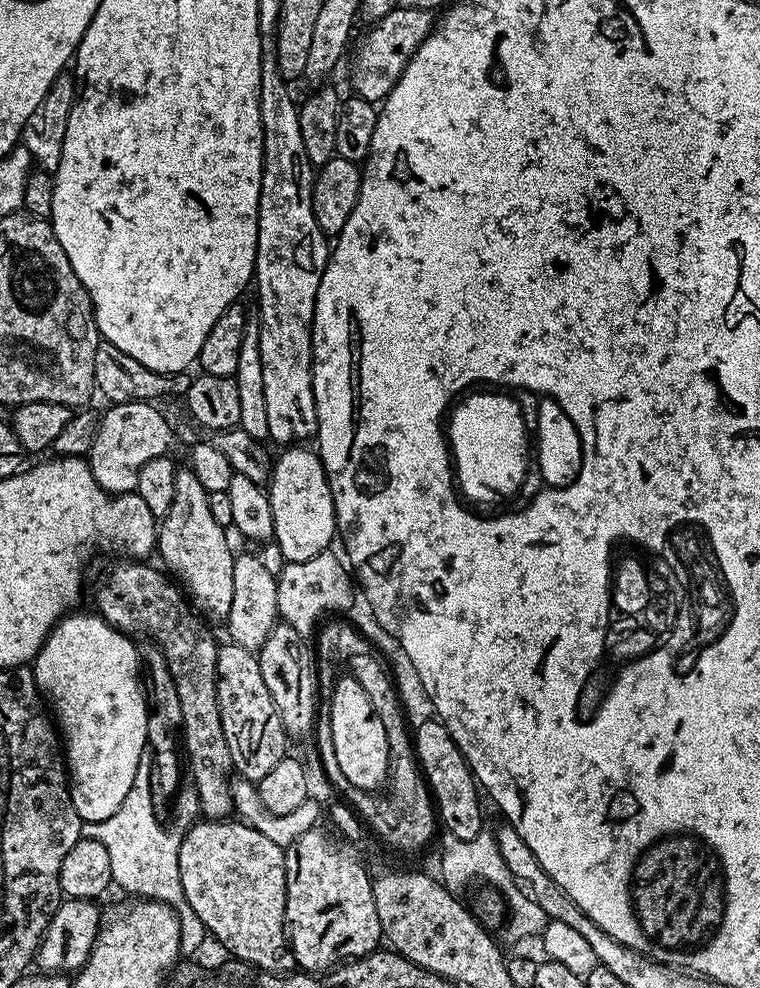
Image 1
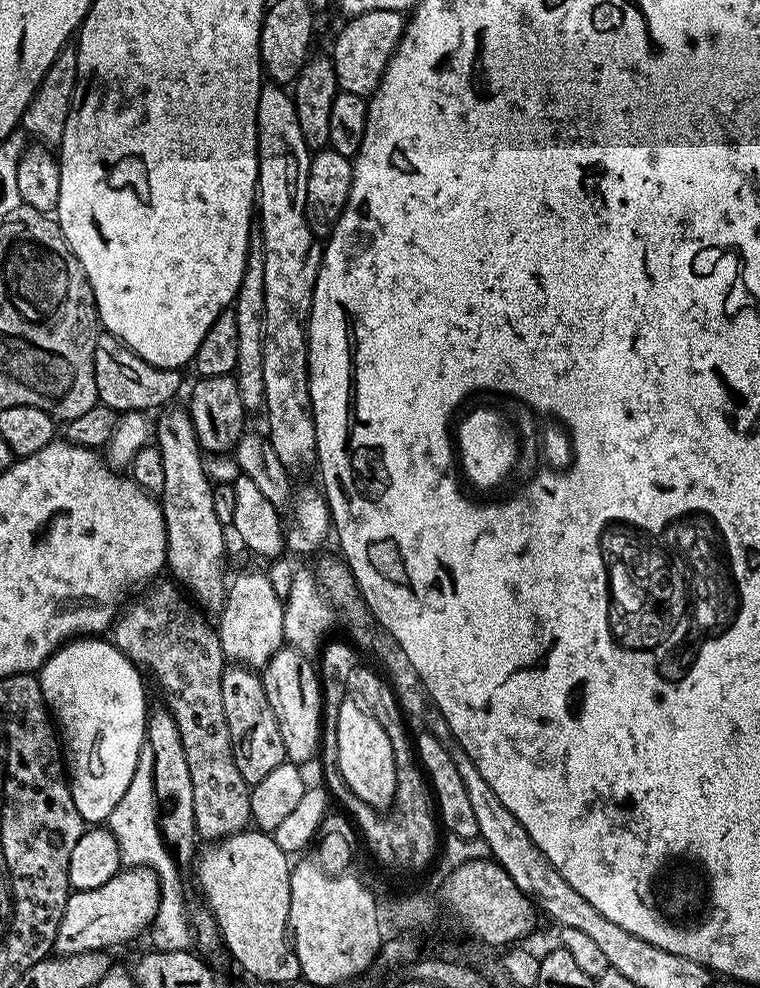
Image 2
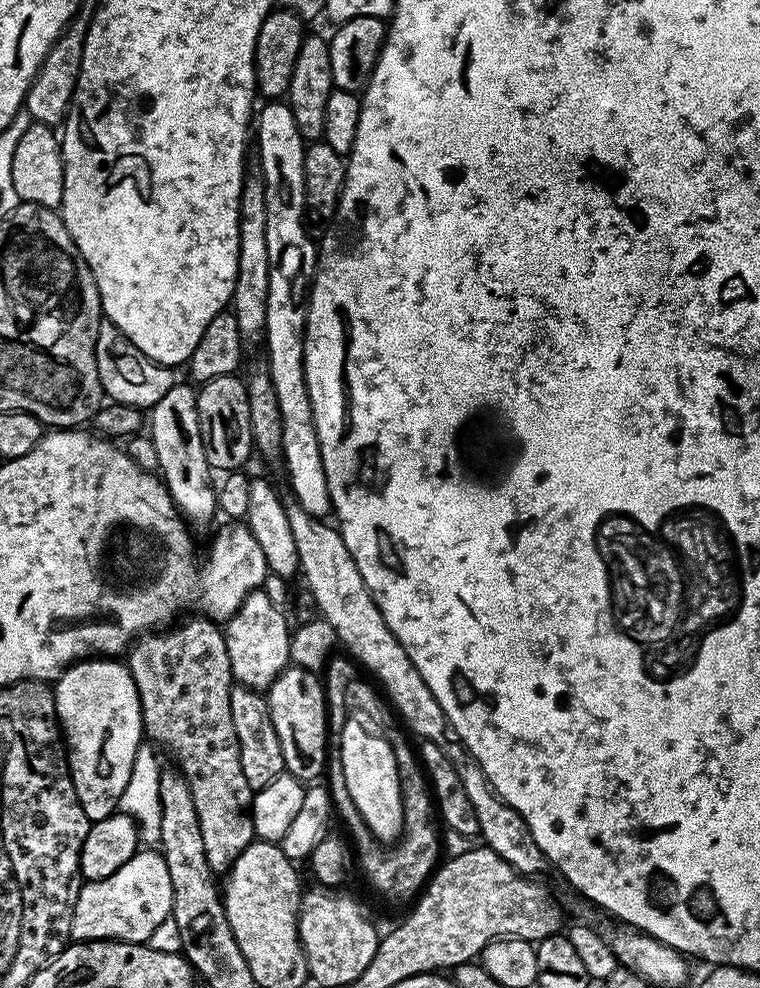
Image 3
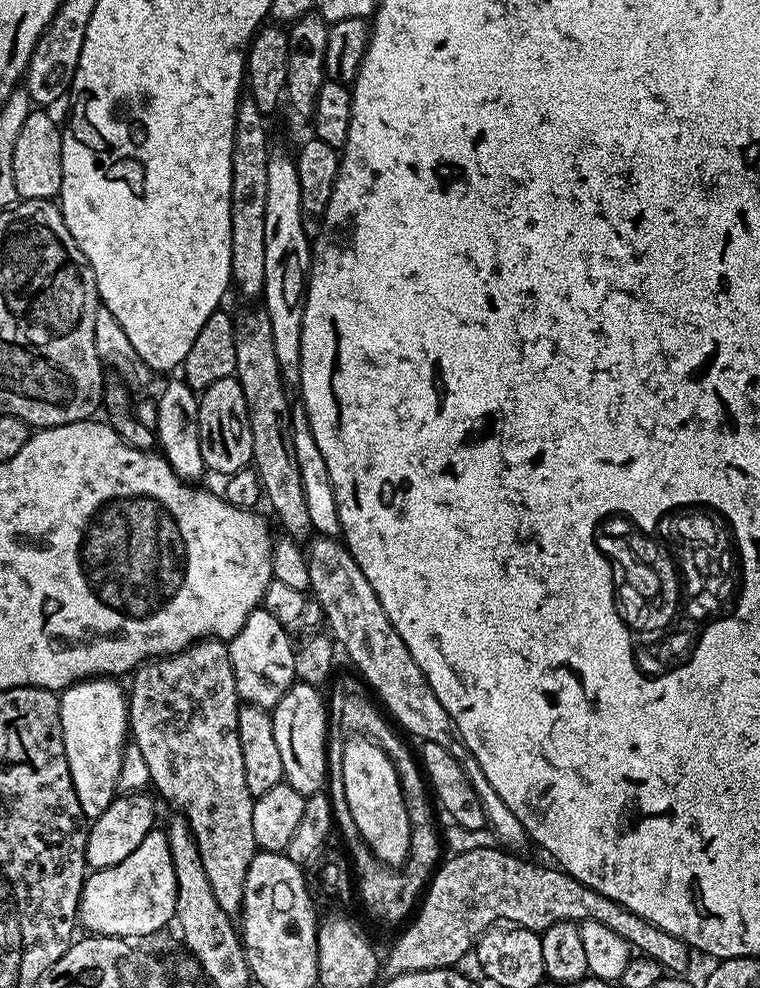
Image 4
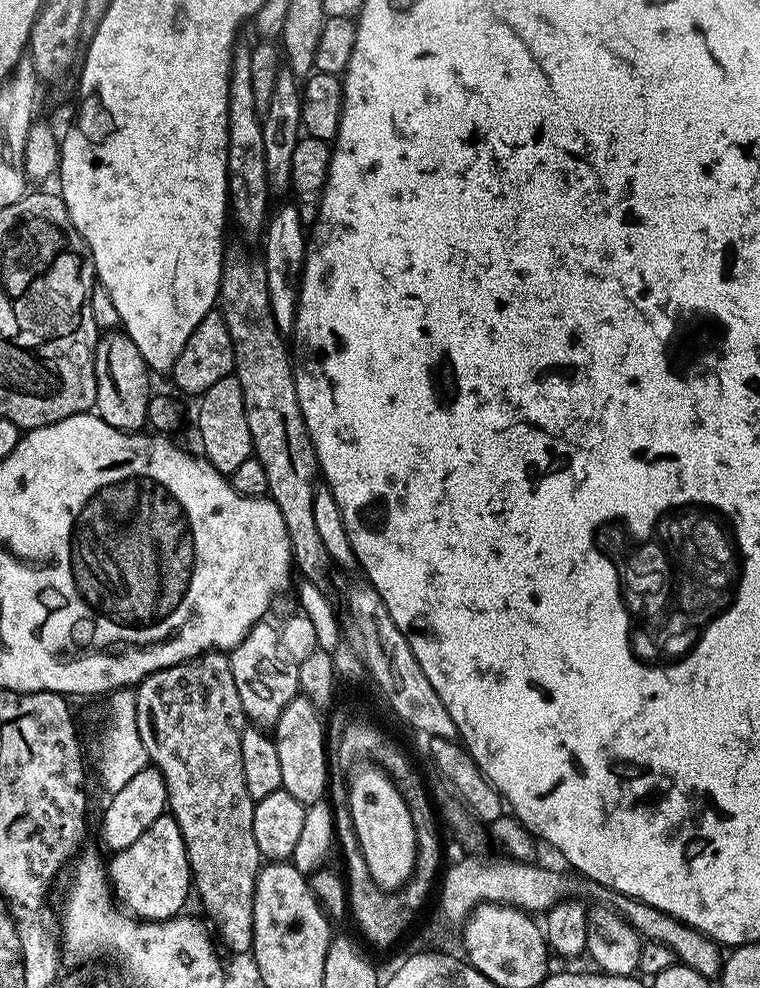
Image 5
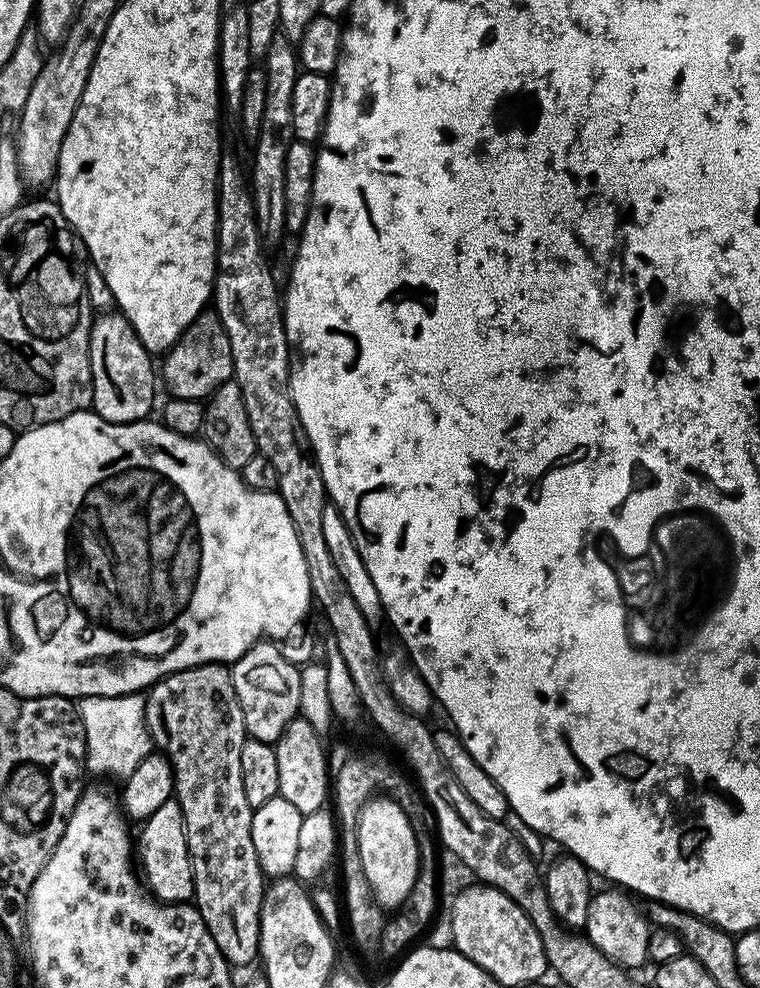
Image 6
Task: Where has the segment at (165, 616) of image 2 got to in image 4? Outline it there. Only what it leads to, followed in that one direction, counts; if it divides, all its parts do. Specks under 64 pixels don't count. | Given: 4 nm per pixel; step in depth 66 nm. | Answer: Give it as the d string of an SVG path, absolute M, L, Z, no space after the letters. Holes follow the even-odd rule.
M205 638L197 640L189 648L183 648L172 656L158 656L144 661L139 668L131 673L132 692L127 693L128 698L128 726L130 729L131 743L142 750L142 755L148 767L148 778L151 787L160 791L159 799L173 800L185 820L188 821L190 830L194 834L194 842L198 846L198 854L202 854L202 870L206 870L206 878L210 878L210 890L214 890L214 898L218 898L218 906L226 910L226 914L235 917L244 907L244 887L246 886L246 870L250 870L250 862L258 851L254 842L254 810L252 802L254 797L250 790L246 790L246 766L242 766L242 742L238 742L238 710L242 701L236 683L234 682L234 666L230 662L228 645L223 640Z

